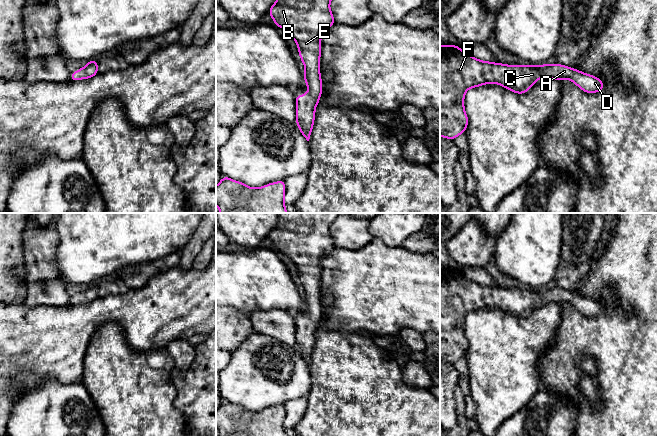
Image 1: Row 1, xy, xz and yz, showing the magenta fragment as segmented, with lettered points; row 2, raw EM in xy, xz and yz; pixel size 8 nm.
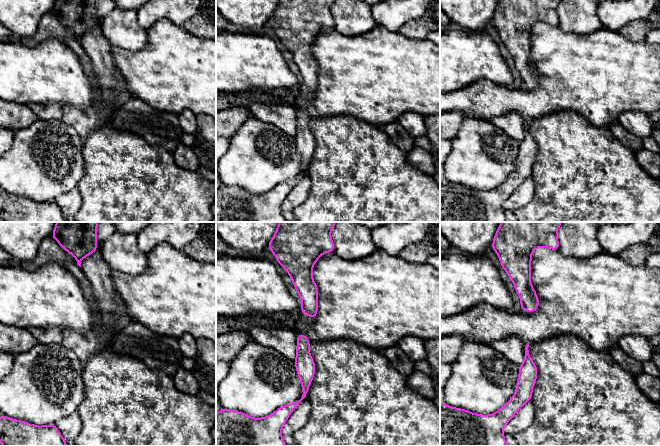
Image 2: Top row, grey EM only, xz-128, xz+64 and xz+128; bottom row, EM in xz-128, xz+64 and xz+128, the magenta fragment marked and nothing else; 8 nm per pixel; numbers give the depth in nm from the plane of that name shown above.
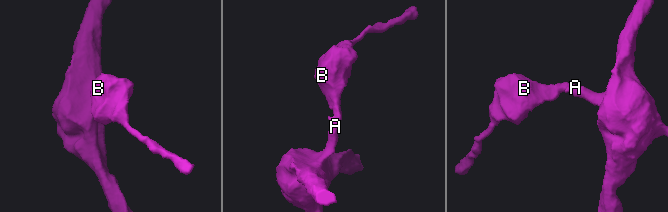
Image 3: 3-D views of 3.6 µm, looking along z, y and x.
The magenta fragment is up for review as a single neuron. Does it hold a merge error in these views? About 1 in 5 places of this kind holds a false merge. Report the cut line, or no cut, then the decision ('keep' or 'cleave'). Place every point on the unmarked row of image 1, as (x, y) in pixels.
no cut; keep

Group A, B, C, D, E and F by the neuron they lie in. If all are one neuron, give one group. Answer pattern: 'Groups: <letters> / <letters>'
Groups: A B C D E F

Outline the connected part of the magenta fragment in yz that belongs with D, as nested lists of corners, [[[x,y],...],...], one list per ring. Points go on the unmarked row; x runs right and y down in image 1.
[[[440,269],[440,360],[454,364],[465,356],[464,319],[472,311],[494,307],[517,318],[527,317],[539,302],[569,303],[586,317],[604,313],[599,302],[561,288],[505,289],[481,285],[457,269]]]

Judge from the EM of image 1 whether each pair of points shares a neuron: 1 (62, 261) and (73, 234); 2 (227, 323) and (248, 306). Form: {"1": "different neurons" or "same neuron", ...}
{"1": "same neuron", "2": "different neurons"}

